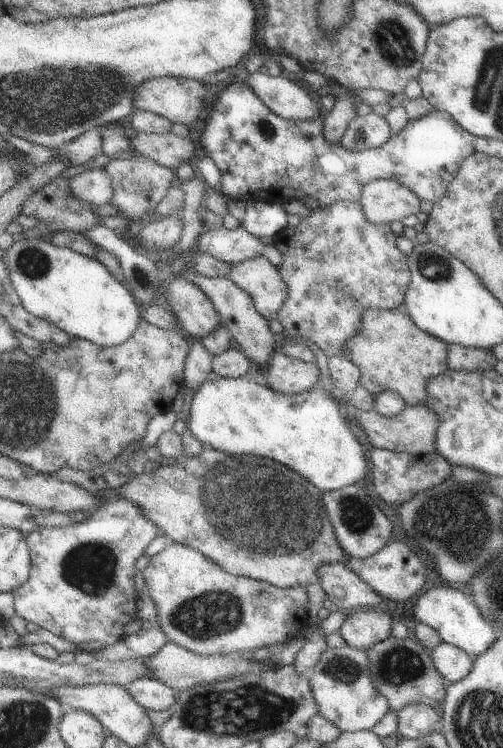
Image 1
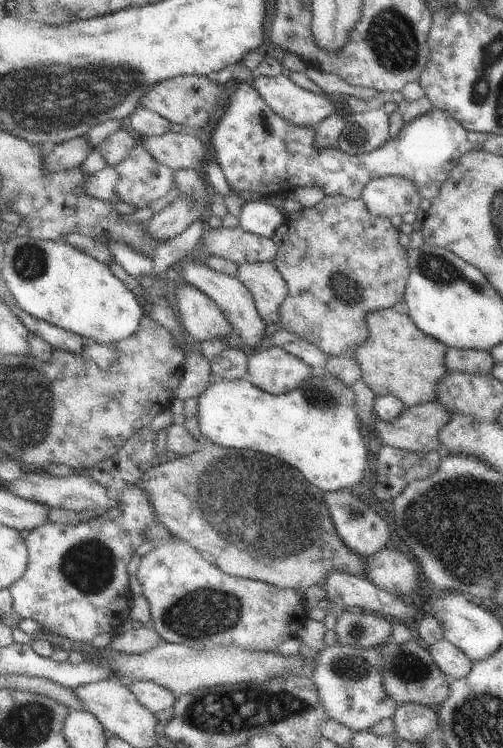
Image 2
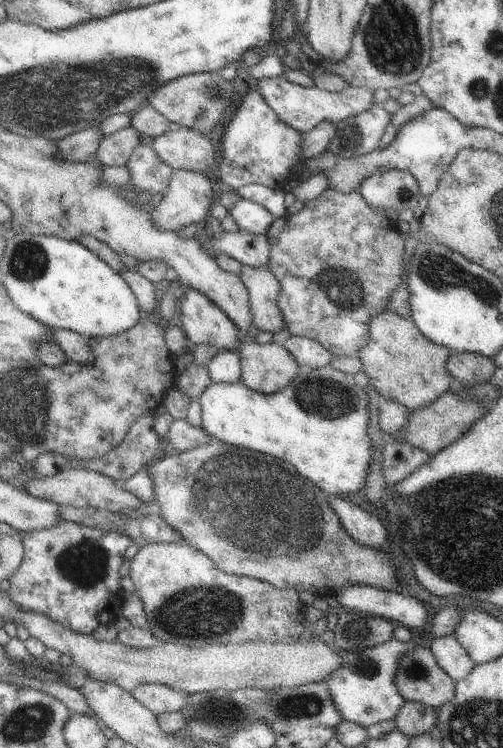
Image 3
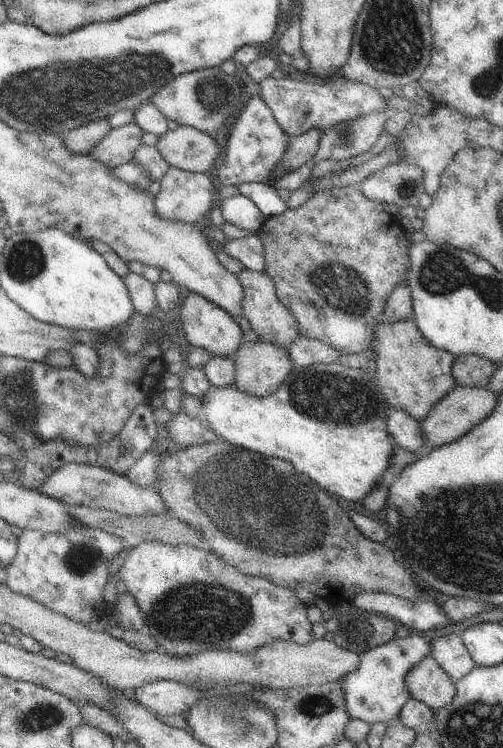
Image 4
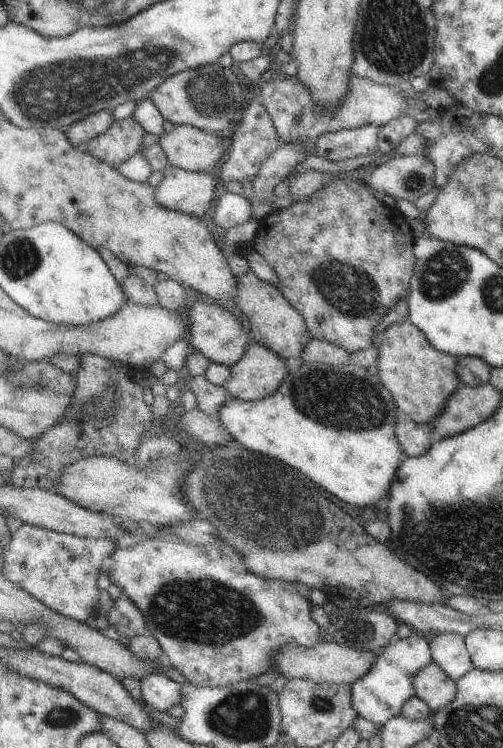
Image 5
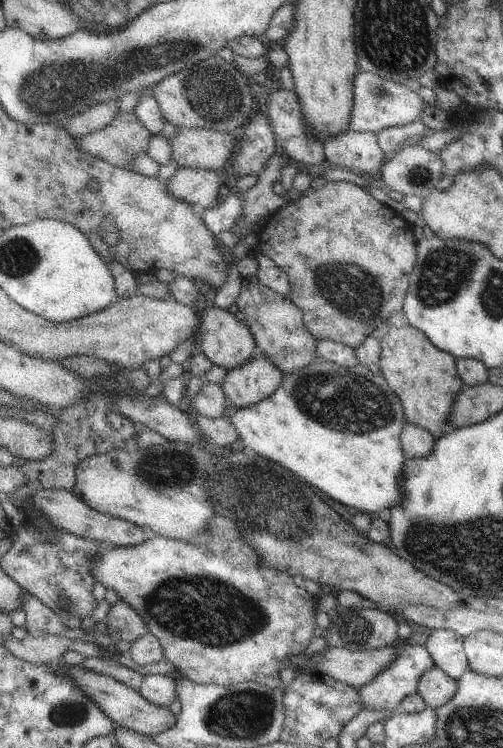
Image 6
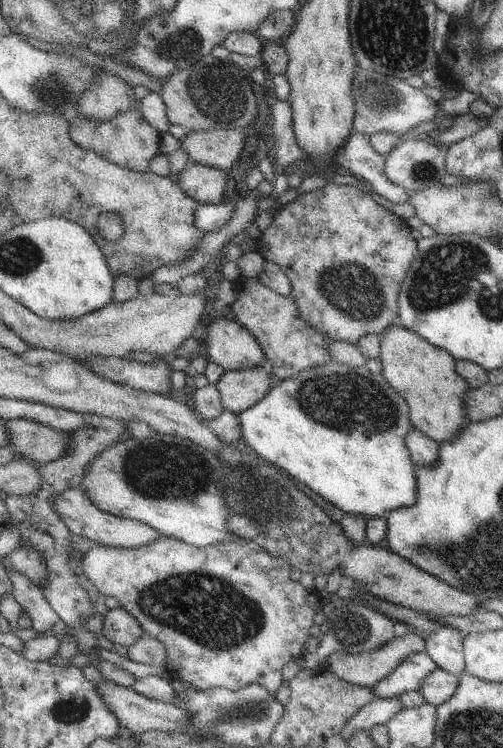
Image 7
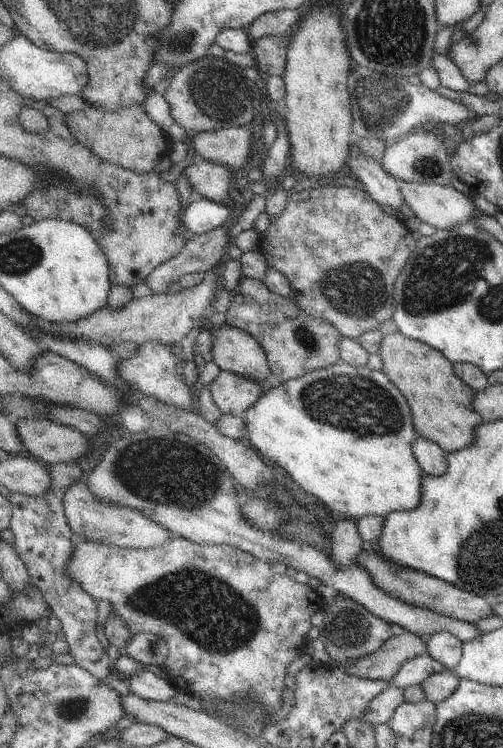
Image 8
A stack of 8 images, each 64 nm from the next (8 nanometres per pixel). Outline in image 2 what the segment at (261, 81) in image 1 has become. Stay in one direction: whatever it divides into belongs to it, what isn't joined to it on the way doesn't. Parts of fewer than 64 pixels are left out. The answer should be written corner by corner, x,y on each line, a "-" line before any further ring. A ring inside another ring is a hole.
280,74
276,77
260,76
254,79
254,89
260,94
260,97
270,106
270,109
281,118
292,122
300,127
318,127
328,116
333,113
344,113
346,110
350,112
348,106
338,100
338,102
331,102
328,100
328,95
324,92
321,94
314,94
299,88
292,82
286,74

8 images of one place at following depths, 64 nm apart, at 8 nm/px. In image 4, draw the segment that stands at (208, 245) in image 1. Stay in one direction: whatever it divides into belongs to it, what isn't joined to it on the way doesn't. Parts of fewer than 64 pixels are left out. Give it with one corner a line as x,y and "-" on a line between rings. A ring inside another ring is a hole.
255,234
240,239
226,240
224,251
240,260
245,268
265,272
265,257
261,239

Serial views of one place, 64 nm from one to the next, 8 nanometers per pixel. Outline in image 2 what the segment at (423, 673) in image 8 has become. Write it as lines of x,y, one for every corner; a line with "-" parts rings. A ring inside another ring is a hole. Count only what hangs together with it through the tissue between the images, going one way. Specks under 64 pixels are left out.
326,646
318,658
312,680
329,718
356,732
362,732
369,731
386,718
394,717
399,704
383,687
383,659
378,648

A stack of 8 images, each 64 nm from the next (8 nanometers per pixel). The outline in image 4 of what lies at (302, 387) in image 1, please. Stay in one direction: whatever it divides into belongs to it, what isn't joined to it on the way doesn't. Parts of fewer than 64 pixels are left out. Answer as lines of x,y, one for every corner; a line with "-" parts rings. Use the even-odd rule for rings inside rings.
263,341
244,342
235,358
234,386
240,393
250,397
261,398
275,394
281,385
289,378
289,375
296,370
294,362
286,350
277,348

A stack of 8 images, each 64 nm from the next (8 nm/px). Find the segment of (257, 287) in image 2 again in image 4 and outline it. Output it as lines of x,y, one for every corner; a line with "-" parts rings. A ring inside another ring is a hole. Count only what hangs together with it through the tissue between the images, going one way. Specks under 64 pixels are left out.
245,268
237,278
244,292
241,308
247,322
252,327
253,334
259,337
260,341
276,345
283,352
296,340
299,340
299,325
296,317
277,298
274,282
267,276
266,272

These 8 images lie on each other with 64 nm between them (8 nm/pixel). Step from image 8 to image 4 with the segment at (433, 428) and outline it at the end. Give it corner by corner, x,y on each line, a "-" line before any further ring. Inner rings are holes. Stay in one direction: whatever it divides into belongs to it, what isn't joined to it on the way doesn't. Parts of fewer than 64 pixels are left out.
414,320
394,321
394,324
377,322
375,338
367,353
376,362
375,382
387,402
416,421
424,421
430,410
458,386
452,373
455,357
431,346

